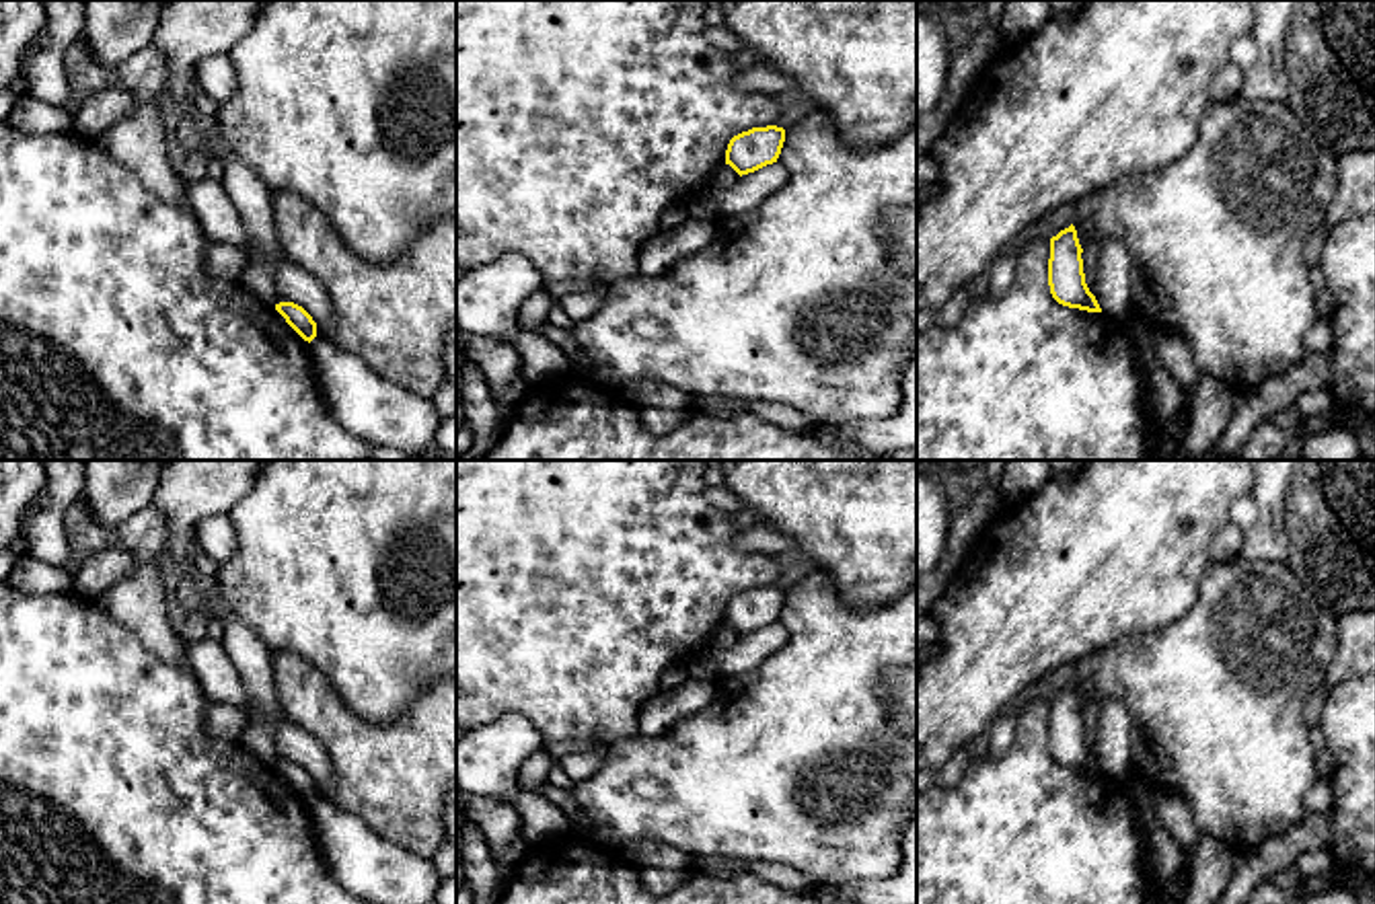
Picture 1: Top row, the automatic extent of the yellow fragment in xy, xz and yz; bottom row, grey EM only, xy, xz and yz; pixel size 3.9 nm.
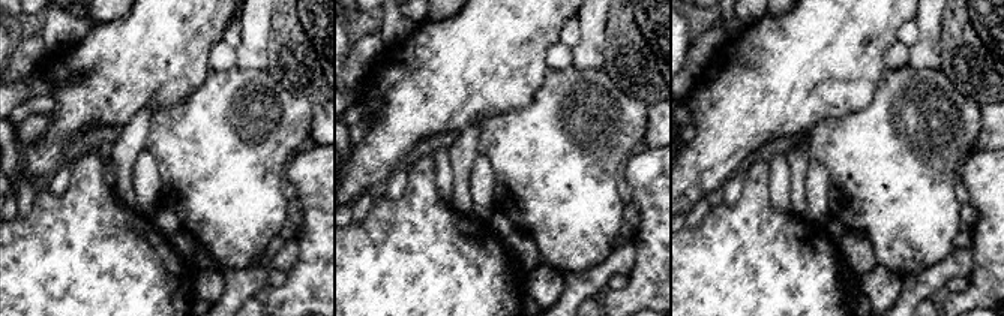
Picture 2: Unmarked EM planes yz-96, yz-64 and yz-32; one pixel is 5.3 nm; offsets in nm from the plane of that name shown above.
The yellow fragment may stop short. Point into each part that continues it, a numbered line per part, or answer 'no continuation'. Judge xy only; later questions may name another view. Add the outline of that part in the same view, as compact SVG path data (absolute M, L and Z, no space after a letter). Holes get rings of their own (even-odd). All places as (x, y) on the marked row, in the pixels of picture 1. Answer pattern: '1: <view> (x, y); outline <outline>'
no continuation

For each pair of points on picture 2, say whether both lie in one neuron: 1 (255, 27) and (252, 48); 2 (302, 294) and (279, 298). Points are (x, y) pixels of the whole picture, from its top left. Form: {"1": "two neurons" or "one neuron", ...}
{"1": "one neuron", "2": "one neuron"}

